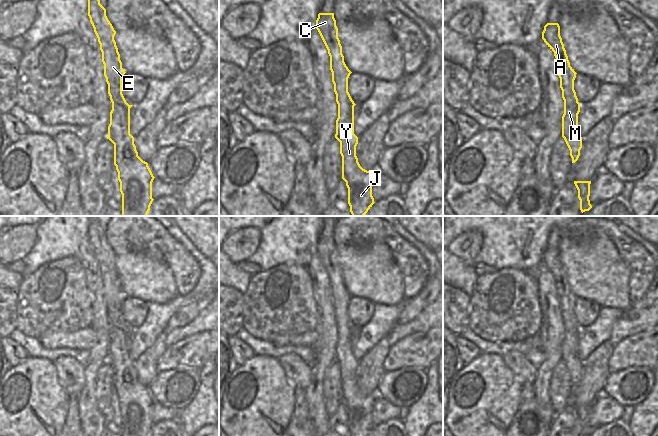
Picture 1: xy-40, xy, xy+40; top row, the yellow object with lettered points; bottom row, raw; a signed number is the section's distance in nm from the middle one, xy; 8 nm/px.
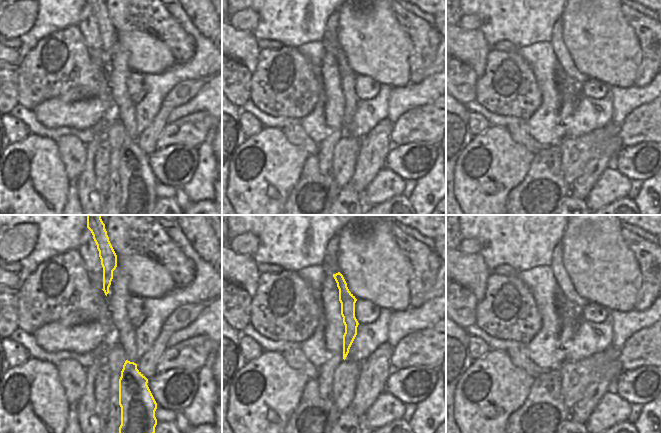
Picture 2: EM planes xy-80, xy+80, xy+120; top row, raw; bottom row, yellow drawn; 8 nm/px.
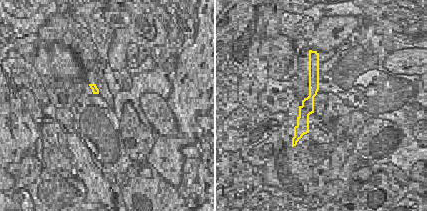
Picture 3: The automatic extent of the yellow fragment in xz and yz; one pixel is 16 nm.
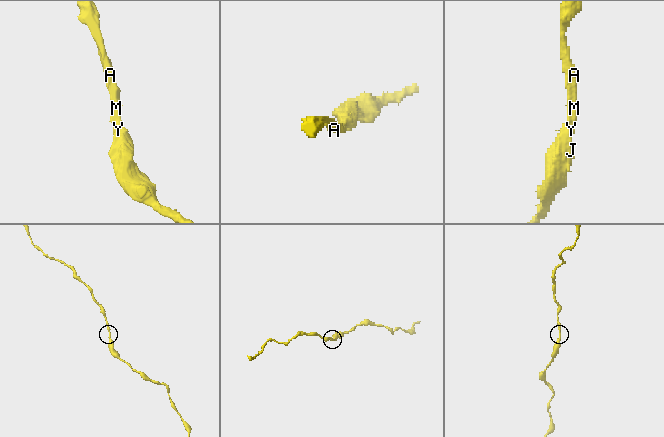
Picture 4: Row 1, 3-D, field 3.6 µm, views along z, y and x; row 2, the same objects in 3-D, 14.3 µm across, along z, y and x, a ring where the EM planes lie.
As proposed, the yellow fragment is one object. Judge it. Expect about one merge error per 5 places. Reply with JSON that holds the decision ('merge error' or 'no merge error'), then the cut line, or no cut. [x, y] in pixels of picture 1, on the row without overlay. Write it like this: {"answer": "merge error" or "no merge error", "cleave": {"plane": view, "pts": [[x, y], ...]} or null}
{"answer": "no merge error", "cleave": null}

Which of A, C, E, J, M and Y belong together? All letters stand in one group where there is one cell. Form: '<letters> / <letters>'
A C E J M Y

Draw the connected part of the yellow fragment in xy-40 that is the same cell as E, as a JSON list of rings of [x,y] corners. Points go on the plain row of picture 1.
[[[88,216],[88,240],[100,268],[104,300],[112,326],[109,363],[114,368],[114,389],[118,396],[122,418],[122,436],[149,436],[153,426],[152,406],[154,400],[139,380],[130,358],[130,332],[122,318],[122,292],[120,278],[114,264],[116,255],[100,228],[97,216]]]

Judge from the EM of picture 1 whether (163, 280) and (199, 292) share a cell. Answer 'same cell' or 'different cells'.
different cells

